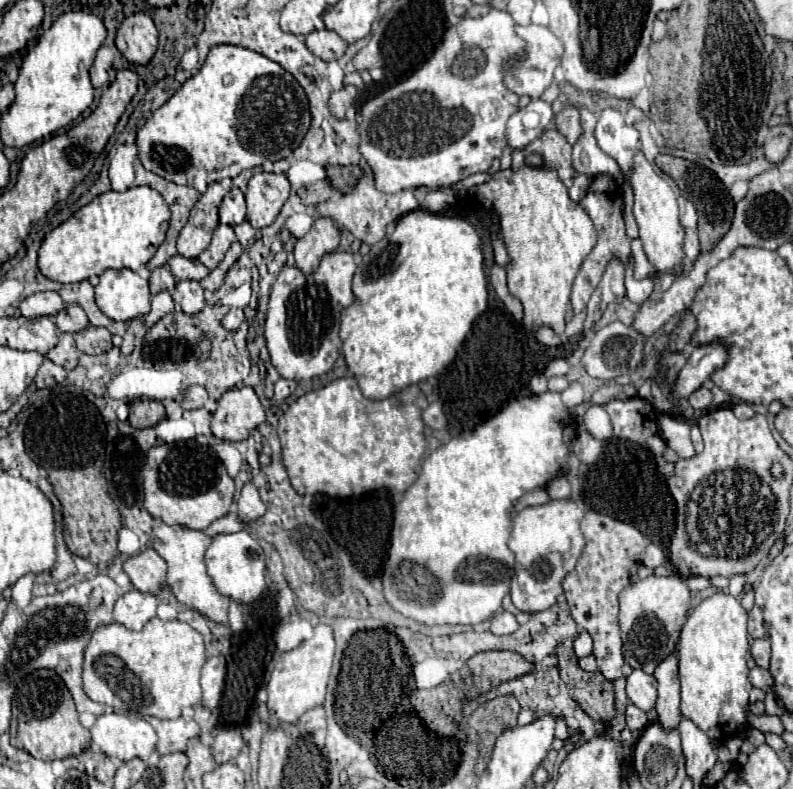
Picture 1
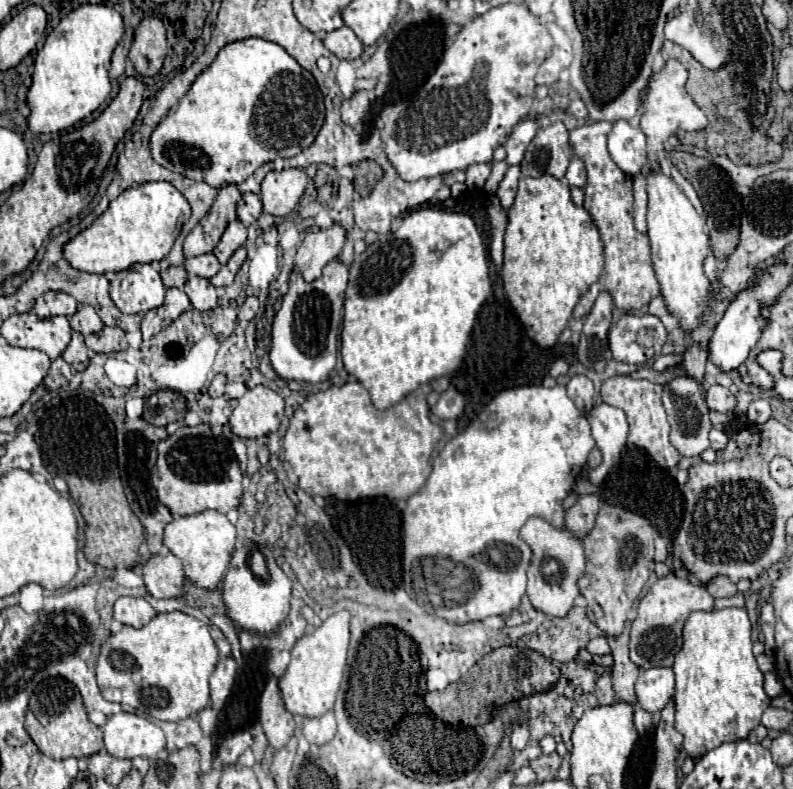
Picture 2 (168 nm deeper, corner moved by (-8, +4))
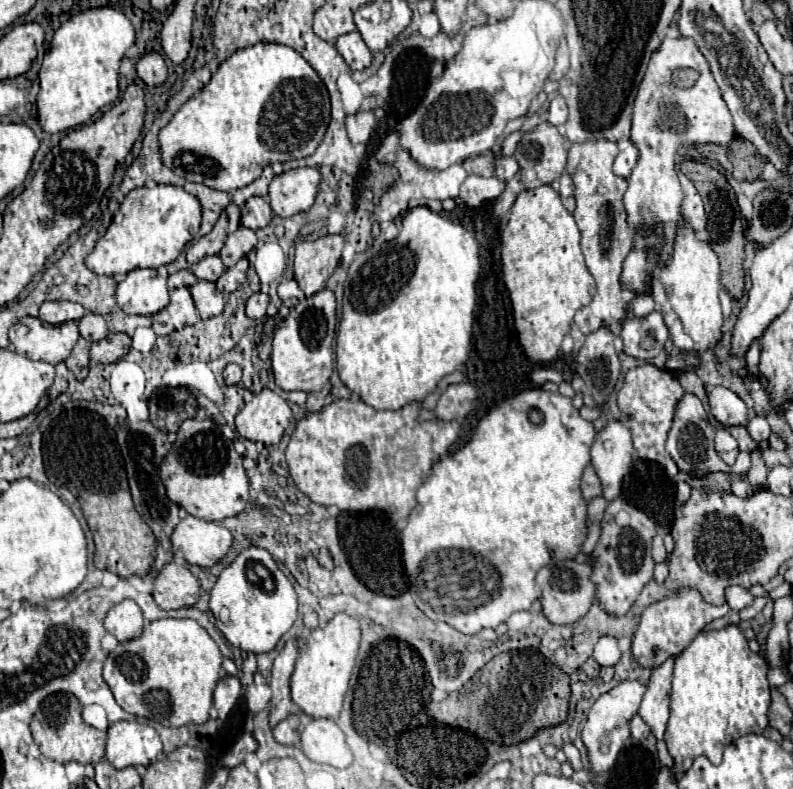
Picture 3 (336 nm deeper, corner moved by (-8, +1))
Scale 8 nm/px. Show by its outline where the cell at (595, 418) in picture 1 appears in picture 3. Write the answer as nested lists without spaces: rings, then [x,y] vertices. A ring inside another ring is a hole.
[[[608,423],[592,445],[592,467],[602,483],[602,496],[608,501],[616,499],[622,491],[622,479],[632,463],[630,431],[620,423]]]

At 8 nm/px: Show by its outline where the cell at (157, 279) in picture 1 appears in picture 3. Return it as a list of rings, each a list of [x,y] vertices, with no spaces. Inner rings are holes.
[[[186,269],[186,271],[178,271],[178,273],[172,273],[168,277],[168,289],[176,289],[176,287],[192,287],[196,283],[196,275]]]

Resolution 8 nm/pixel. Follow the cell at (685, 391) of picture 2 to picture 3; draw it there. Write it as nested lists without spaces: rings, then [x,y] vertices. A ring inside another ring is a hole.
[[[686,393],[682,397],[682,401],[678,403],[674,425],[672,425],[672,429],[668,433],[668,441],[666,441],[666,451],[670,453],[670,457],[674,459],[678,469],[684,473],[690,473],[692,477],[706,477],[716,471],[730,473],[730,467],[724,465],[724,461],[720,461],[718,453],[714,451],[714,427],[706,419],[702,401],[690,393]]]

